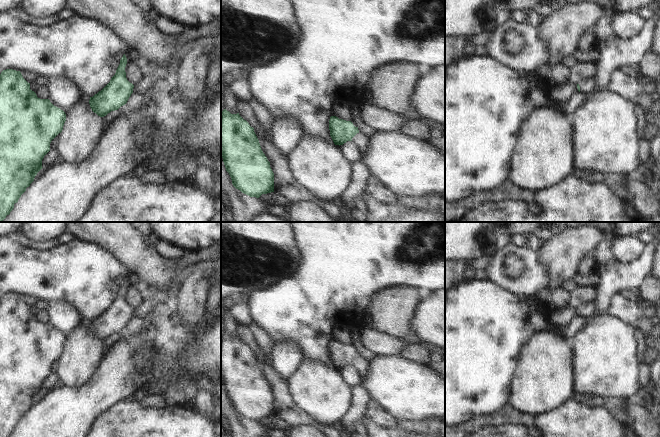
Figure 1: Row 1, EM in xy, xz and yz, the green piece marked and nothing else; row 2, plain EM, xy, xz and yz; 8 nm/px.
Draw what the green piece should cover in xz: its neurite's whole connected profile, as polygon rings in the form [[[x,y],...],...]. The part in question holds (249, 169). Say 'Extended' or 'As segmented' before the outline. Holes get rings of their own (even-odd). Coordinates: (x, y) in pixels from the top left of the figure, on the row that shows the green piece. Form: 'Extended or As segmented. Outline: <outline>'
As segmented. Outline: [[[226,109],[221,113],[221,156],[236,189],[256,198],[274,192],[274,173],[261,149],[254,128],[239,113],[231,114]]]

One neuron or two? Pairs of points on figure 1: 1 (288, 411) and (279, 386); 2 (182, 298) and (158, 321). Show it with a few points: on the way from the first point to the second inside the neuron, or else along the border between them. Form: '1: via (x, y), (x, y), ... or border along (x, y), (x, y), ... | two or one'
1: via (283, 405), (280, 392) | one
2: border along (176, 309), (179, 319), (190, 328) | two

